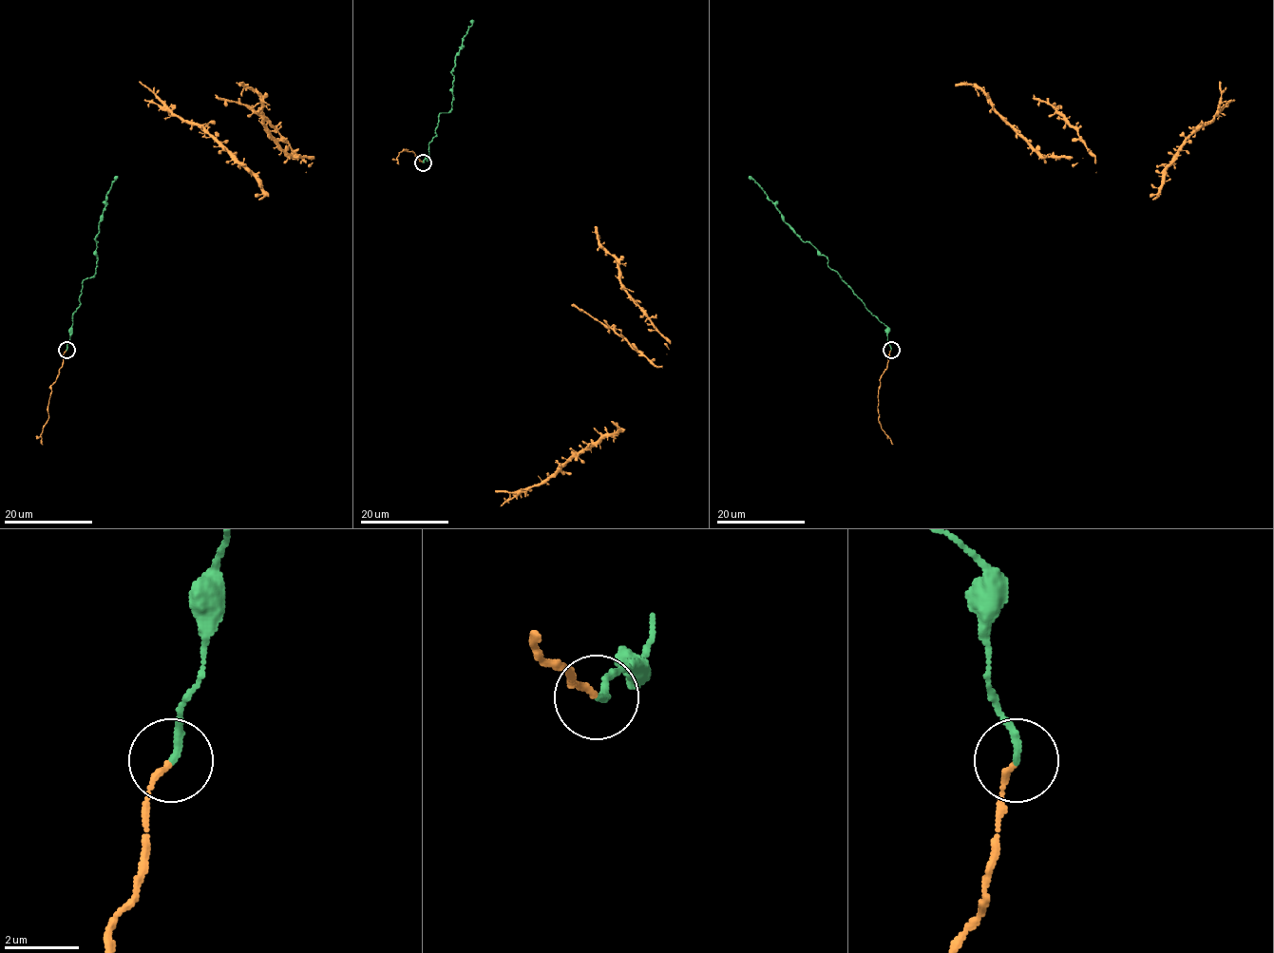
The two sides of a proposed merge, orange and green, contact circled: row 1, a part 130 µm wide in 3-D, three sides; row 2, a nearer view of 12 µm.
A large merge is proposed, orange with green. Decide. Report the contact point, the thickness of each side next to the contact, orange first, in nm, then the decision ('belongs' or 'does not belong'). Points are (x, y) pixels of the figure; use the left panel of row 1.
at (66, 350); 150 nm thick on the orange side, 200 nm on the other; belongs

